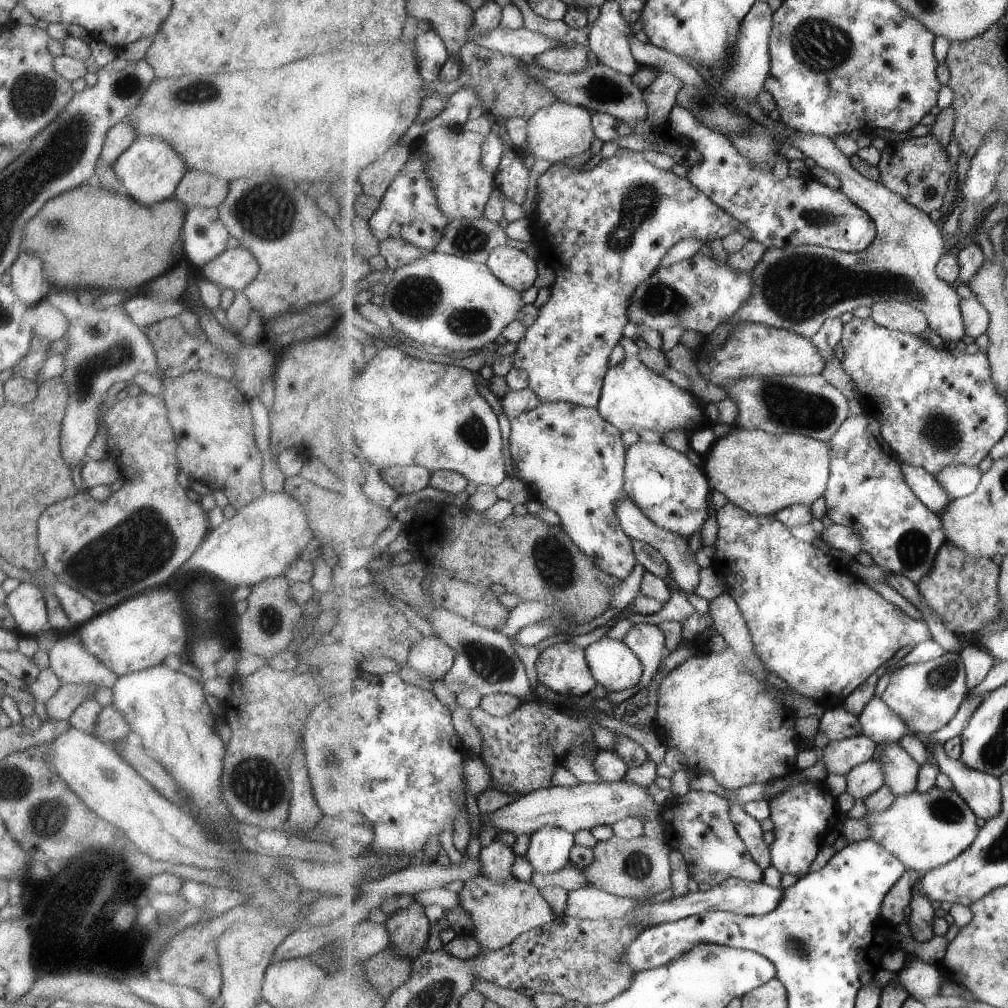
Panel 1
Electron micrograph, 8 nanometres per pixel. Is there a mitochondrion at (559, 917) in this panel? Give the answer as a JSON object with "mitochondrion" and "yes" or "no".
{"mitochondrion":"no"}

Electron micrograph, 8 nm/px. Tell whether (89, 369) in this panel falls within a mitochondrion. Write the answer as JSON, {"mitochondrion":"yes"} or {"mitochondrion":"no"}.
{"mitochondrion":"yes"}

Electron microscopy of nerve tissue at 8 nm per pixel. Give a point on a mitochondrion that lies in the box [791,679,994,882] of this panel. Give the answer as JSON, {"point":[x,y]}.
{"point":[950,810]}

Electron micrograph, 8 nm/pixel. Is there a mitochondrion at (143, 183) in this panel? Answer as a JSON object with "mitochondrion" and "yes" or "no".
{"mitochondrion":"no"}

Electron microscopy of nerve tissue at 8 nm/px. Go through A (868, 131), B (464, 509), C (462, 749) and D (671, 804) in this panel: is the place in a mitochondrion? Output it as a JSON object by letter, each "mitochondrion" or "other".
{"A":"other","B":"other","C":"other","D":"other"}

